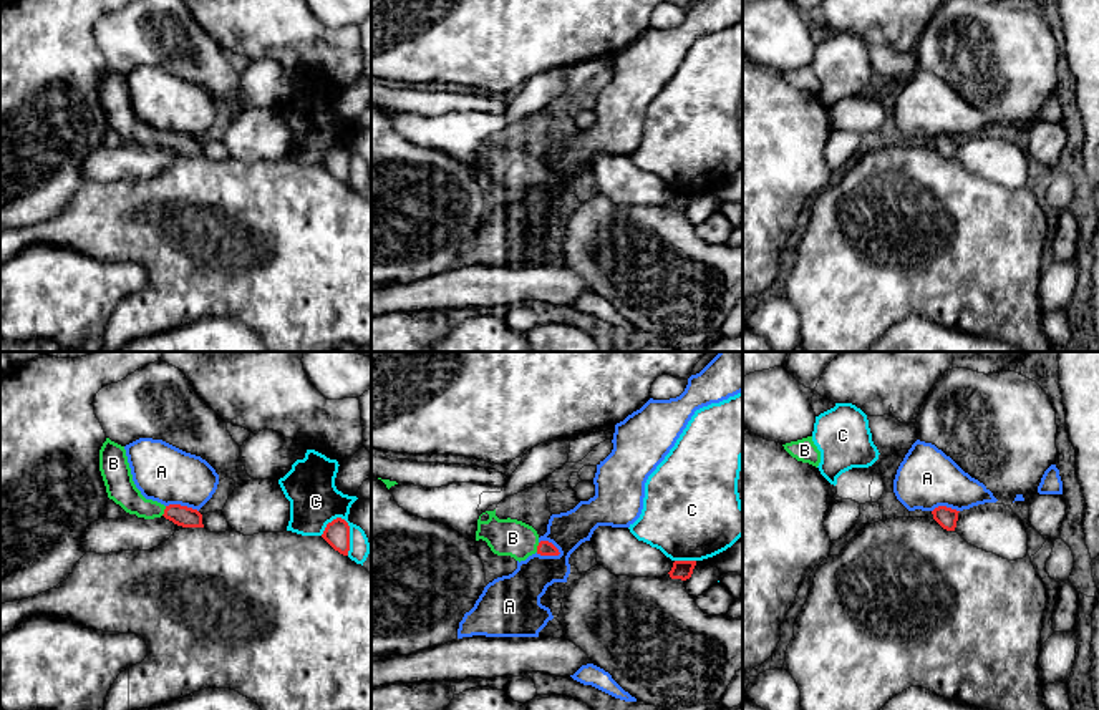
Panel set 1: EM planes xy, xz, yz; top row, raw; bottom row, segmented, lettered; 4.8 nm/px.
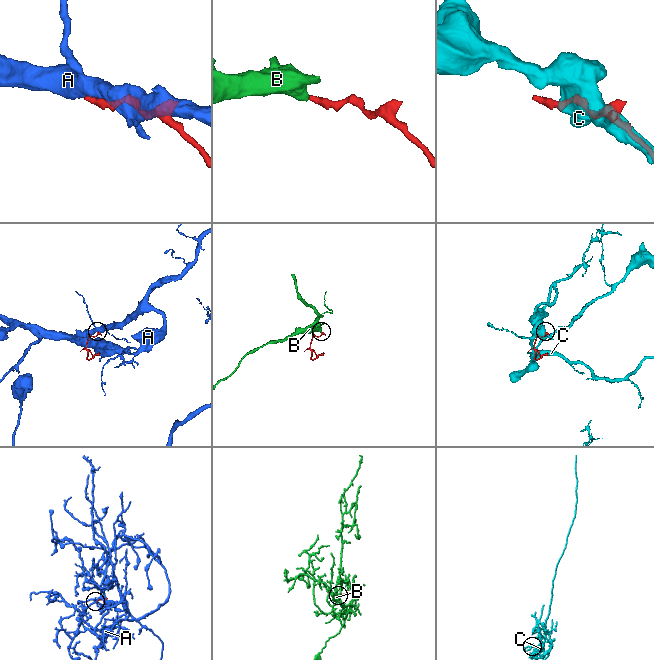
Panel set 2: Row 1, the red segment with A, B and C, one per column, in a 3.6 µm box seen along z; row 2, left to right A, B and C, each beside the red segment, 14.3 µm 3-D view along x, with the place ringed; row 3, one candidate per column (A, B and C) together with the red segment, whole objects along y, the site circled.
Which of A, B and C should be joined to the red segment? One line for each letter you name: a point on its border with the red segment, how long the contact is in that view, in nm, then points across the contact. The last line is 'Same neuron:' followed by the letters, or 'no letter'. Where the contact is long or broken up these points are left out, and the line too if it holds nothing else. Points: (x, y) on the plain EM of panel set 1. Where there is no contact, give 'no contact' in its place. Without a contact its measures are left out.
B: xy (164, 140) | 50 nm | across xy (184, 145), (164, 140), (140, 135), (120, 115)
Same neuron: B

